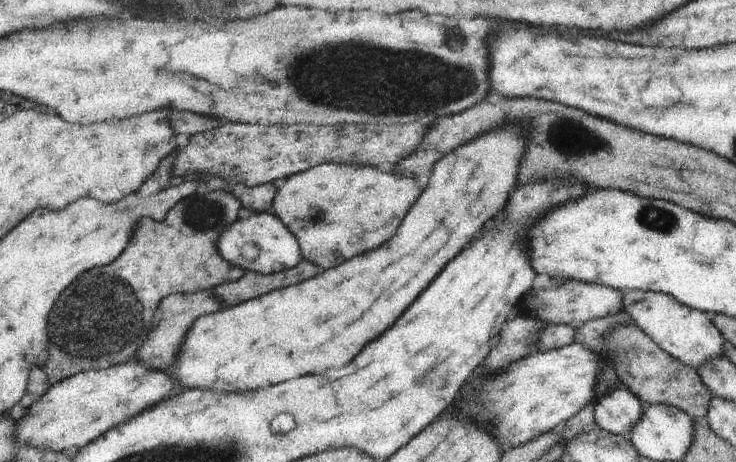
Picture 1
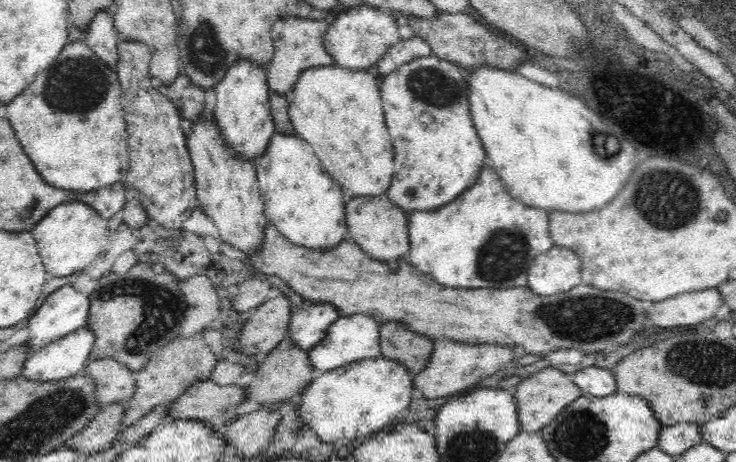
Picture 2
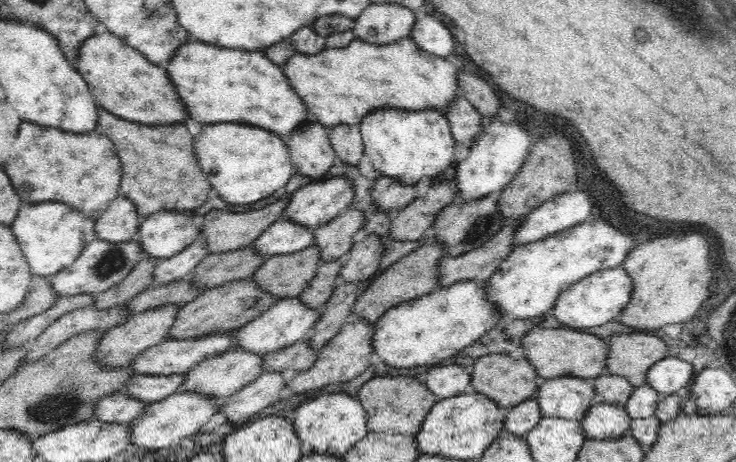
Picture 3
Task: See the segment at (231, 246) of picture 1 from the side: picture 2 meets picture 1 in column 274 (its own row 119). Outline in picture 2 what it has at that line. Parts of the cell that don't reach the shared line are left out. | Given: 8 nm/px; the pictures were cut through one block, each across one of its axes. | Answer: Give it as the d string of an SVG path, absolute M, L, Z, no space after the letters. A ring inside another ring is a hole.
M250 59L234 62L215 86L217 104L213 112L214 121L218 123L226 143L252 162L267 149L275 133L268 89L266 70Z

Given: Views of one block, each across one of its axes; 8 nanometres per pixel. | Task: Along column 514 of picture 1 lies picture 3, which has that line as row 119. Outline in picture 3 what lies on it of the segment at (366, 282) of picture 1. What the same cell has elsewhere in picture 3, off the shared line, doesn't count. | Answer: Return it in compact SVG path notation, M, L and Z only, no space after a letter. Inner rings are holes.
M100 29L80 45L74 65L90 87L96 102L121 119L146 125L188 120L188 112L164 69L146 60L135 48L108 30Z

